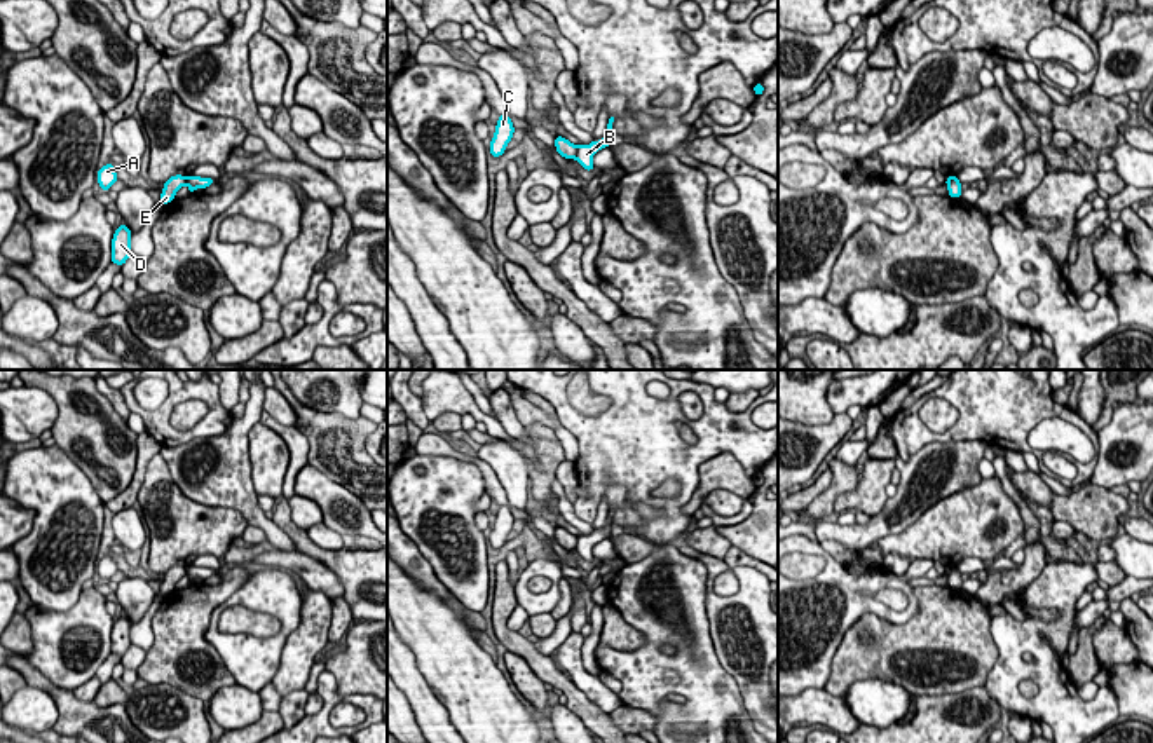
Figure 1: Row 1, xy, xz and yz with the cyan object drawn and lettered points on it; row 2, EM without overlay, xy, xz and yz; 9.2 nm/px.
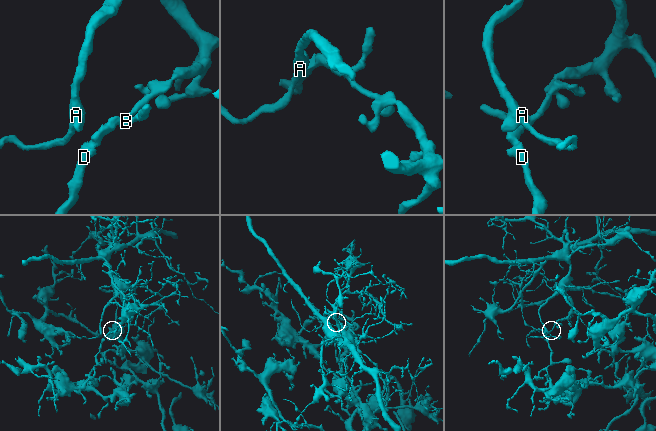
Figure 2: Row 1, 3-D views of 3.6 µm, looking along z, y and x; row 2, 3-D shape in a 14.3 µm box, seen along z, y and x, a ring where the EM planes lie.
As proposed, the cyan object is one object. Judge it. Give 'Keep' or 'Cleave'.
Cleave

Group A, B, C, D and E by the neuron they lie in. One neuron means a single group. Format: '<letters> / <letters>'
A B C / D E

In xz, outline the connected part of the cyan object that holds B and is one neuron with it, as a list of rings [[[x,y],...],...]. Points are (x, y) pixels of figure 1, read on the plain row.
[[[614,508],[609,509],[607,513],[607,521],[605,521],[605,527],[600,530],[600,532],[591,532],[590,535],[579,535],[577,537],[577,544],[576,544],[576,551],[586,560],[586,562],[593,562],[593,546],[605,539],[605,537],[611,537],[611,527],[612,527],[612,513],[614,513]]]

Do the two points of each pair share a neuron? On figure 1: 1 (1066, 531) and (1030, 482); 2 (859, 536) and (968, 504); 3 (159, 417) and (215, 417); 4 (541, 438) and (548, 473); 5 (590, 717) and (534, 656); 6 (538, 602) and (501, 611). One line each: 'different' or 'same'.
1: different
2: different
3: same
4: same
5: same
6: different

